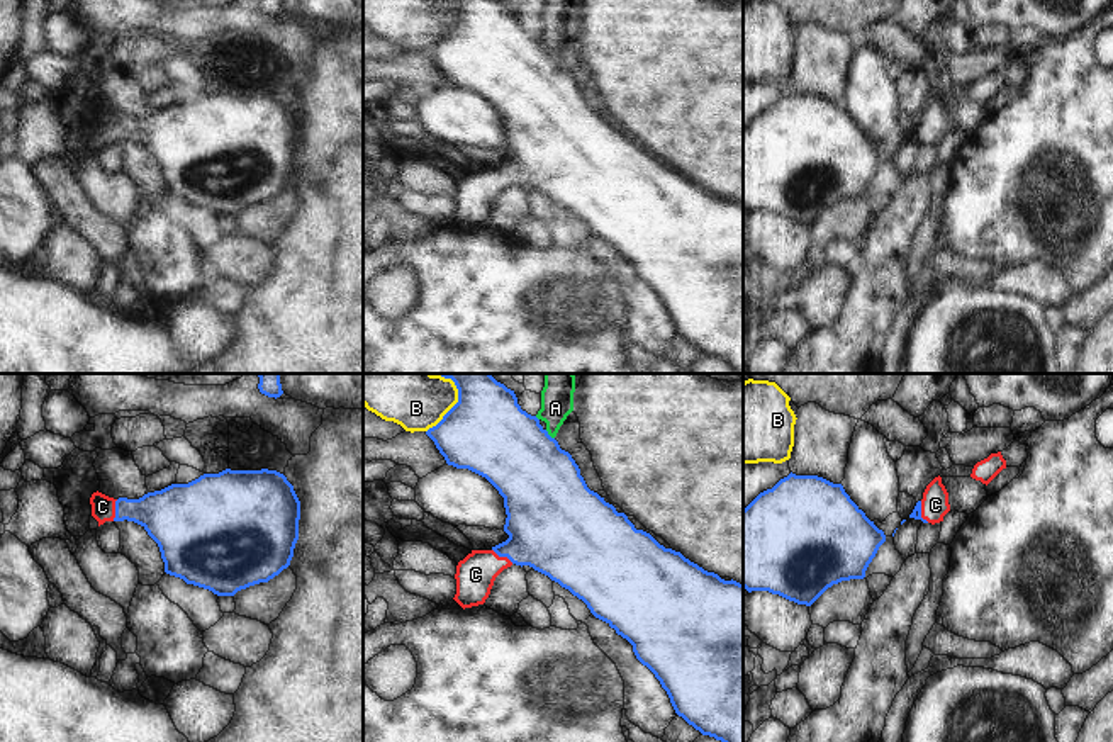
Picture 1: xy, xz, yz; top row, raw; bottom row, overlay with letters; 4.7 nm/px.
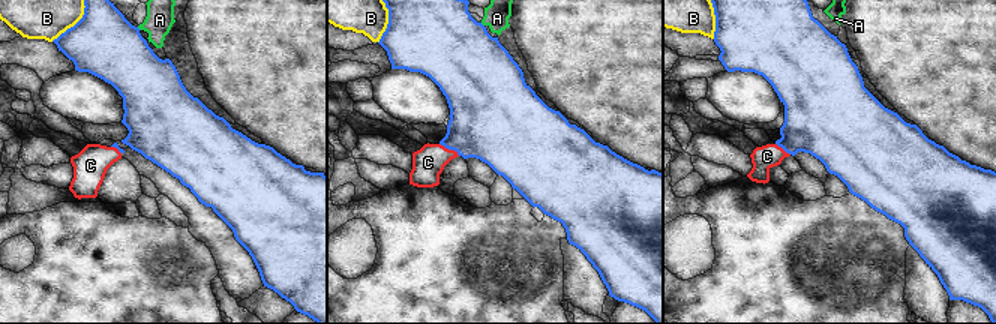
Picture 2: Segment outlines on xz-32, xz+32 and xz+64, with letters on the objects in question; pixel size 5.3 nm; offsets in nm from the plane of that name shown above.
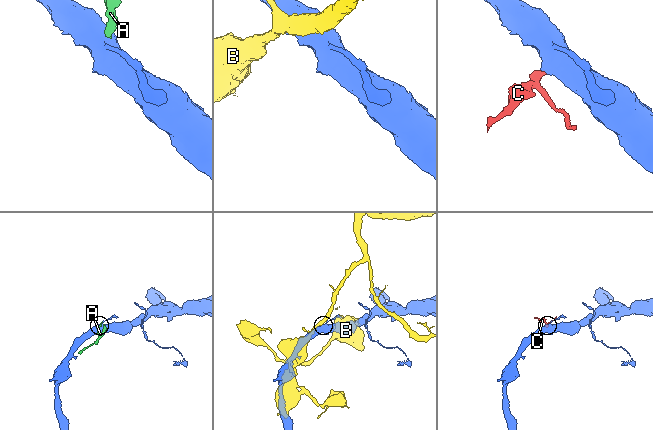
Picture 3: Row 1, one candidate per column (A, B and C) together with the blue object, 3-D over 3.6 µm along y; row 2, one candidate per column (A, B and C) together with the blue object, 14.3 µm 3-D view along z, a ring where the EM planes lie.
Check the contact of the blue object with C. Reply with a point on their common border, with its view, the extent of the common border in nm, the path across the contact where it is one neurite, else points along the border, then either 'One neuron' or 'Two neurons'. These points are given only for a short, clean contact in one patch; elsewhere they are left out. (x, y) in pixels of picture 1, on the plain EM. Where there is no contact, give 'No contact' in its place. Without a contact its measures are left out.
Touches blue at xy (116, 129). Shared border 110 nm. Path across: xy (168, 134), (116, 129), (102, 126). One neuron.

